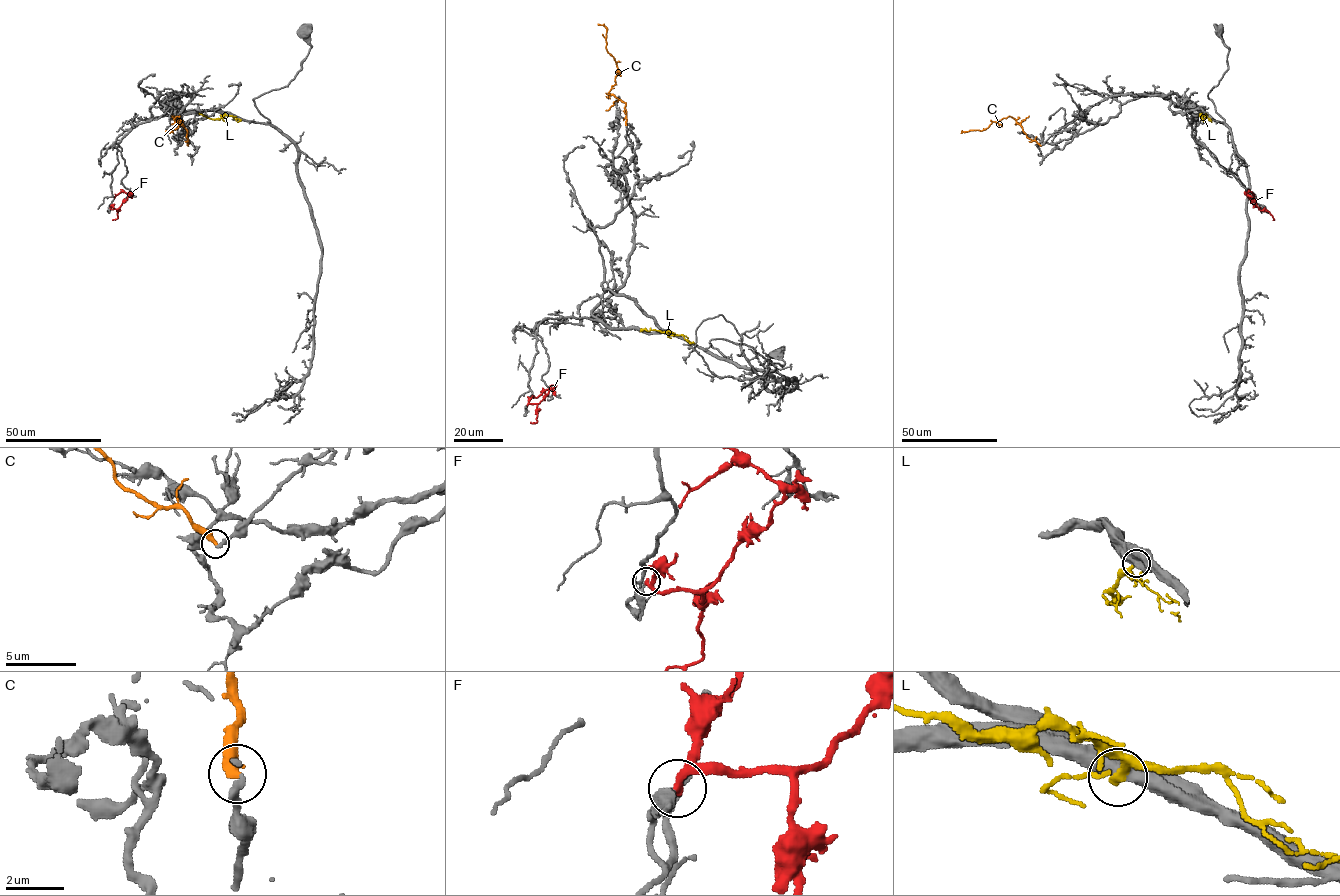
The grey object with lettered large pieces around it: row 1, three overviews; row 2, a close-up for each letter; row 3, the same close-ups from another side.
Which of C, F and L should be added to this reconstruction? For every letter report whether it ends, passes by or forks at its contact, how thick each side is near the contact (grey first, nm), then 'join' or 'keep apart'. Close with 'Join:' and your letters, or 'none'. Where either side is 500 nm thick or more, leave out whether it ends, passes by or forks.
C: it ends; calibres 260 and 400 nm; keep apart
F: it passes by; calibres 240 and 240 nm; keep apart
L: calibres 800 and 240 nm; keep apart
Join: none

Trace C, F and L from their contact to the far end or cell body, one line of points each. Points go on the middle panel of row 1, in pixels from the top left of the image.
C: (626, 124), (625, 103), (608, 93), (615, 83), (617, 68), (614, 58), (607, 50), (607, 28), (597, 24)
F: (527, 405), (537, 404), (551, 389), (533, 397)
L: (674, 335), (669, 332), (640, 331)

